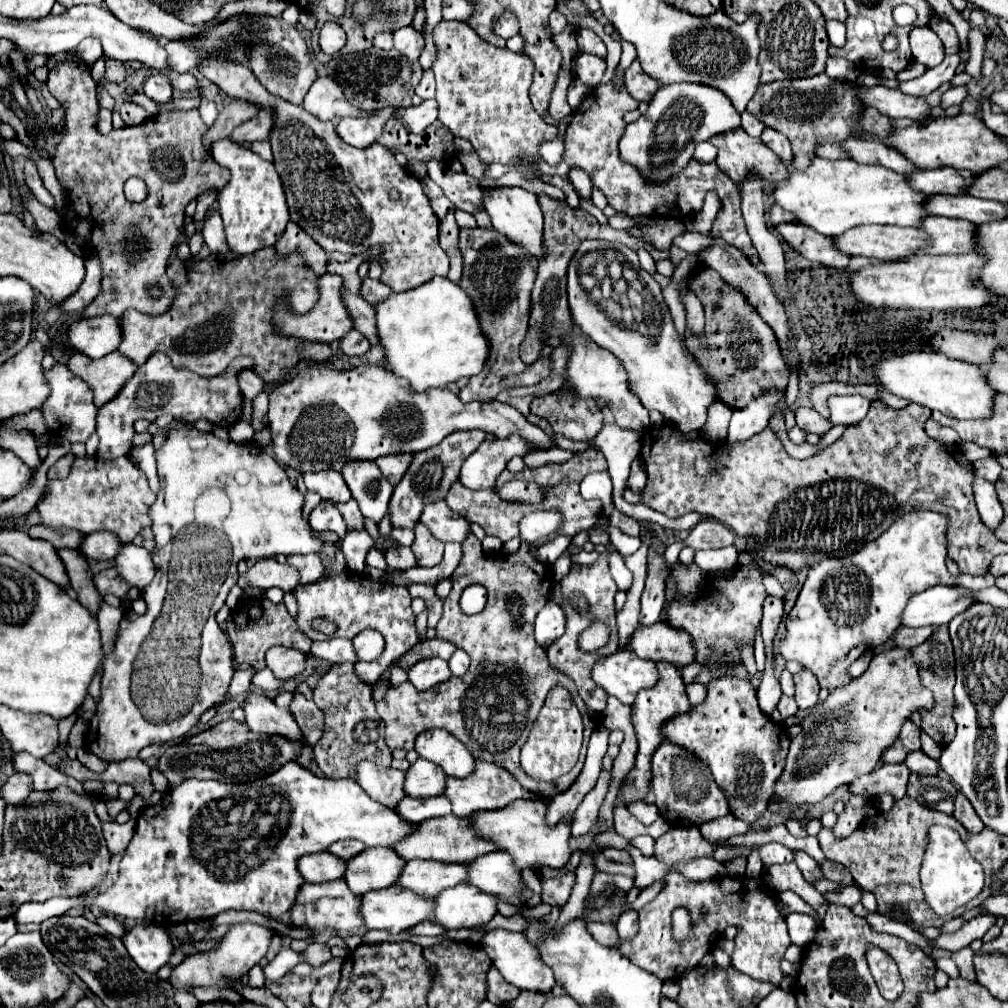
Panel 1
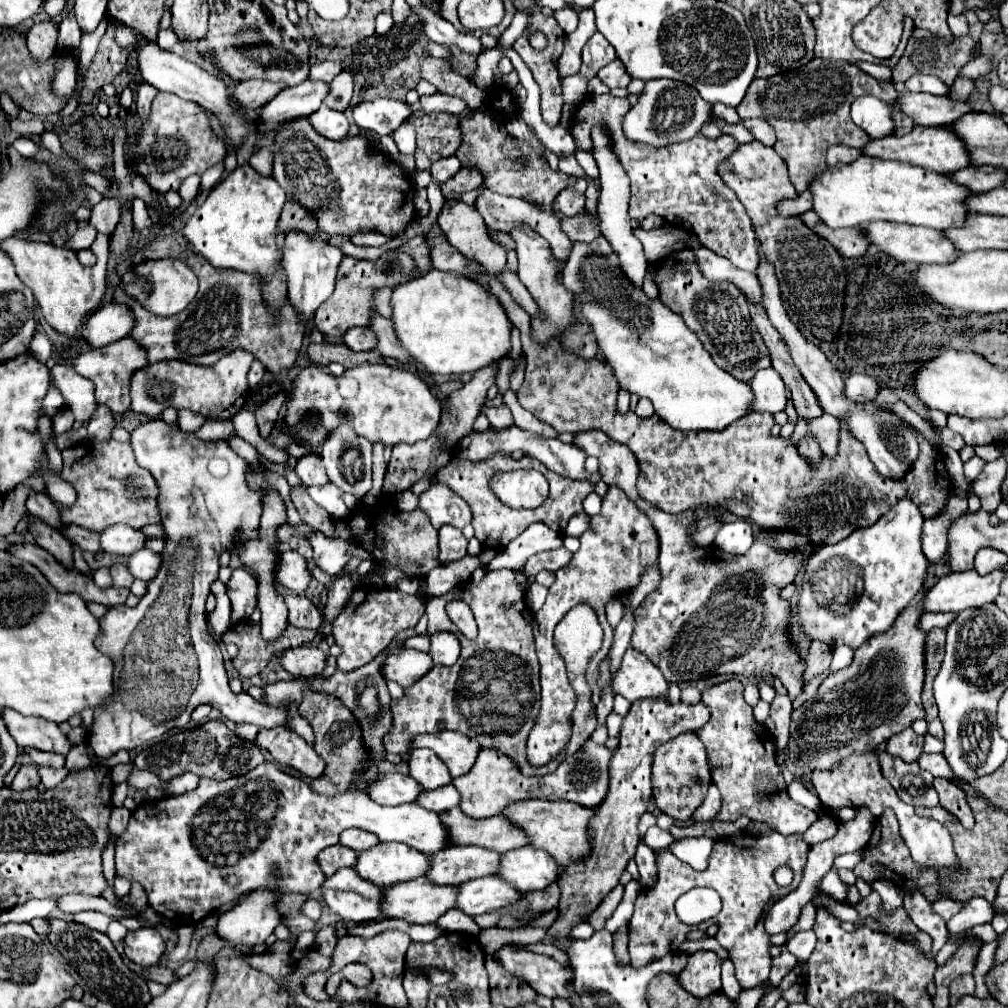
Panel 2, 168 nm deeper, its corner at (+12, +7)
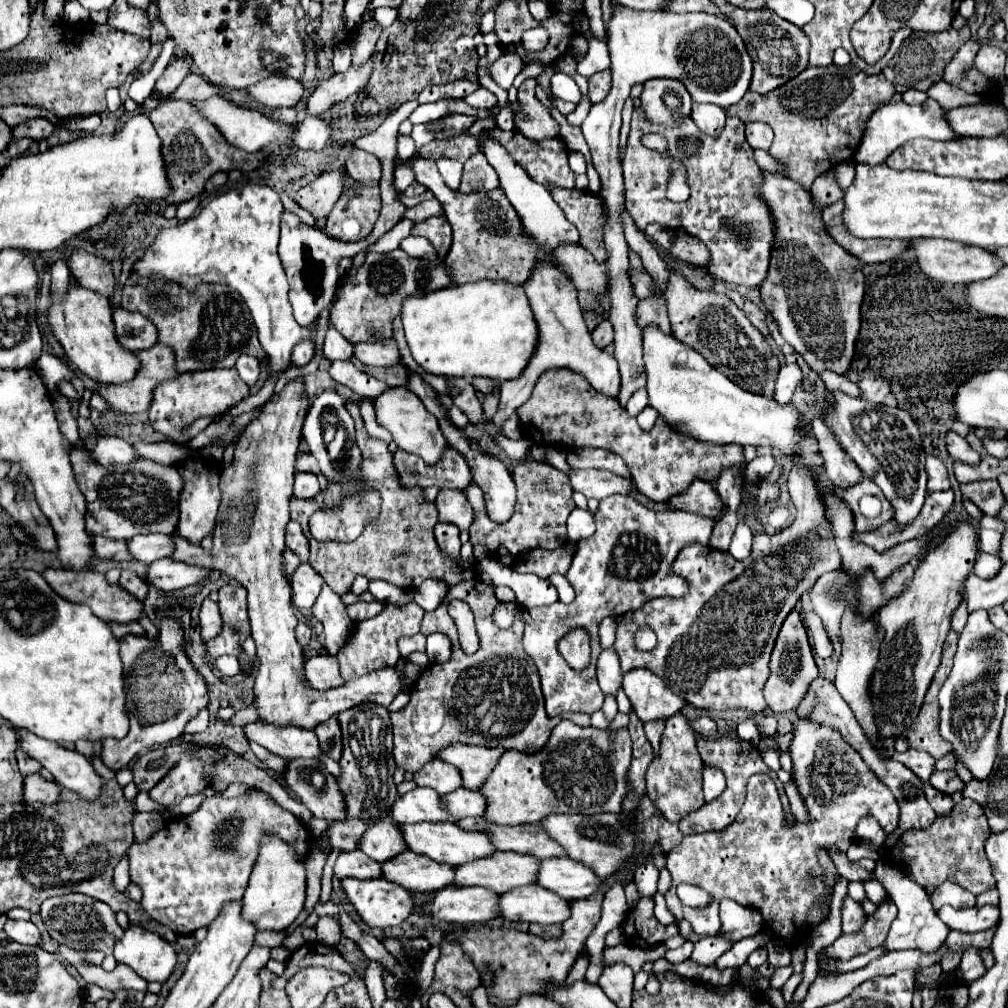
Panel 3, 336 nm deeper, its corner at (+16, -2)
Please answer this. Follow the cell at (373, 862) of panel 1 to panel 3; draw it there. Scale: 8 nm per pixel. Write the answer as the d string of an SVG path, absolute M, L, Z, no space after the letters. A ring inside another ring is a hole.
M402 851L382 863L382 879L396 883L410 893L432 893L440 887L452 885L454 867L444 867L426 855Z

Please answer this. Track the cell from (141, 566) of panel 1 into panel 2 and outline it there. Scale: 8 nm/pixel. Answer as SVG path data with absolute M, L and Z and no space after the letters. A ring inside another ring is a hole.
M144 548L128 556L128 570L132 572L134 578L140 580L152 580L156 578L160 570L160 554Z

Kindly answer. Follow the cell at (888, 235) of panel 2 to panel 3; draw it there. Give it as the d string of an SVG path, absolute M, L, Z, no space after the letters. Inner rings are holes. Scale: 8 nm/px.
M912 239L910 247L914 253L918 269L928 275L934 281L940 283L954 283L954 285L966 285L972 281L988 279L996 275L996 269L1000 269L1004 263L992 255L992 251L982 249L982 247L970 247L964 243L948 241L948 239Z

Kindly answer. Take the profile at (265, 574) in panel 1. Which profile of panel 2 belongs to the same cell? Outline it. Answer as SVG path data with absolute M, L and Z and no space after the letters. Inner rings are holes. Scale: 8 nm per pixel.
M284 552L276 570L276 582L294 594L304 594L312 576L308 572L306 560L298 552Z

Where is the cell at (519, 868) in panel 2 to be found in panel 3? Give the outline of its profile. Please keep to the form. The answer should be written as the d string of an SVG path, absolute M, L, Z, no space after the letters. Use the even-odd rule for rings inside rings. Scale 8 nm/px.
M552 857L540 861L536 885L570 901L592 895L600 885L600 879L588 871L588 867L574 863L568 857Z

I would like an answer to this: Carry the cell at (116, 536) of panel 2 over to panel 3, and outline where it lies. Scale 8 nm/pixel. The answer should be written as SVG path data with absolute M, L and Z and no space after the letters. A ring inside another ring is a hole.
M136 535L126 541L126 547L128 547L132 559L148 565L156 559L170 557L174 543L172 543L170 535Z

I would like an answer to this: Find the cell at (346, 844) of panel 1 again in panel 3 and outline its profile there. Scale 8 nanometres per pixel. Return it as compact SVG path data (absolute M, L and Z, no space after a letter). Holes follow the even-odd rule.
M384 819L368 827L358 841L358 849L378 863L392 859L398 851L406 851L400 831L396 831L396 823L392 819Z

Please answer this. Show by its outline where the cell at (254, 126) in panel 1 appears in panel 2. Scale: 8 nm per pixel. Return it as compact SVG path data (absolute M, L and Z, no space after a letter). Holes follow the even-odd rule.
M306 80L298 86L286 88L266 106L262 106L262 126L270 128L278 122L308 116L320 108L324 98L330 94L330 84Z

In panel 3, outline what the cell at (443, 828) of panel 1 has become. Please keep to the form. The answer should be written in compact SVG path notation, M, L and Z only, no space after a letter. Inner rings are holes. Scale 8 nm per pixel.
M466 817L466 819L456 821L456 825L466 831L480 831L488 835L496 851L514 851L520 855L536 857L536 859L564 855L564 849L560 849L554 839L548 839L548 835L540 831L540 823L500 827L480 817Z

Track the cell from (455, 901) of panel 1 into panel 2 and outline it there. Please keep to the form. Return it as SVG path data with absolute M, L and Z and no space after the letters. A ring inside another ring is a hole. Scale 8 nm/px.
M498 876L476 878L460 884L458 910L466 912L468 916L478 916L484 912L494 912L510 904L516 904L522 898L524 892L516 890L514 886L508 886L508 882L504 882Z

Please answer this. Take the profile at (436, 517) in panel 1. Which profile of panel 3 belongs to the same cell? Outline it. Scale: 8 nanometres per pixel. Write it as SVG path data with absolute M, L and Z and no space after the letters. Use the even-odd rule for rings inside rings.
M440 489L434 503L436 503L436 509L438 509L438 521L452 523L460 531L470 527L474 513L472 513L472 507L466 501L462 491L458 491L458 489Z

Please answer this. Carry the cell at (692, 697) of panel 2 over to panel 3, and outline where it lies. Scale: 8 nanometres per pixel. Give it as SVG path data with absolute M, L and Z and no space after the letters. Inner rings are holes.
M678 711L666 721L666 729L662 733L660 743L660 755L650 763L646 771L646 795L670 823L680 823L688 813L704 805L702 771L704 765L700 753L696 751L696 733L688 727L686 715Z

